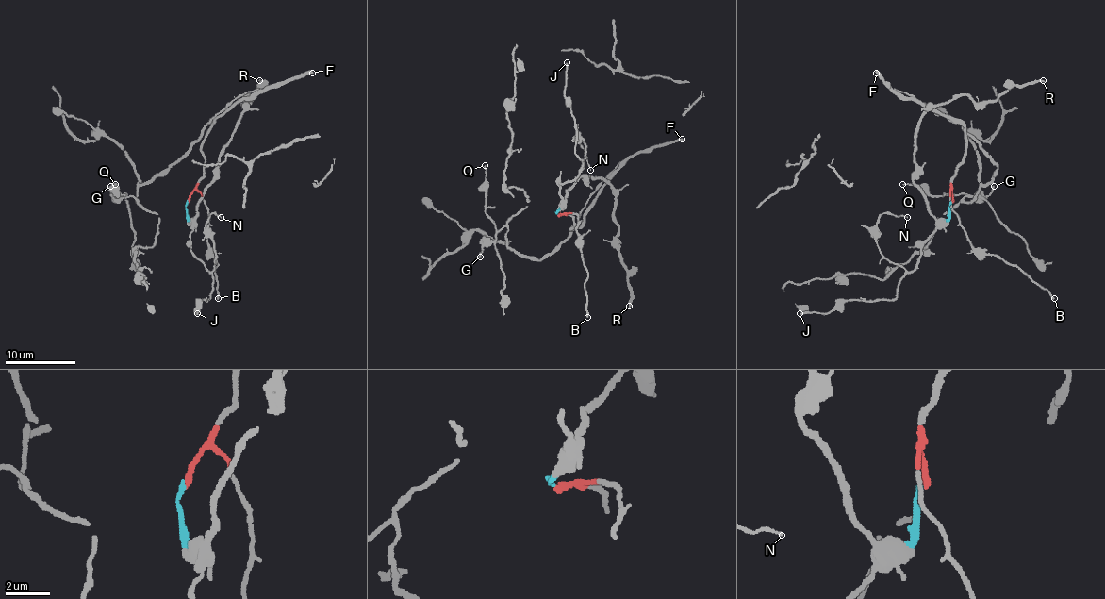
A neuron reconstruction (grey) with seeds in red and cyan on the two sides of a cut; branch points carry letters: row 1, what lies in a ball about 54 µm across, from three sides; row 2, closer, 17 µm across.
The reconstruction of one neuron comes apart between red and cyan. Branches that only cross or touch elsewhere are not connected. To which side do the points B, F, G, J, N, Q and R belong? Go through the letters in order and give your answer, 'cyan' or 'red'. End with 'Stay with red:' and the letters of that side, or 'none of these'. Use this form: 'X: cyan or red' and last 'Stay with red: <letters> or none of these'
B: red
F: red
G: red
J: cyan
N: cyan
Q: red
R: cyan
Stay with red: B, F, G, Q

